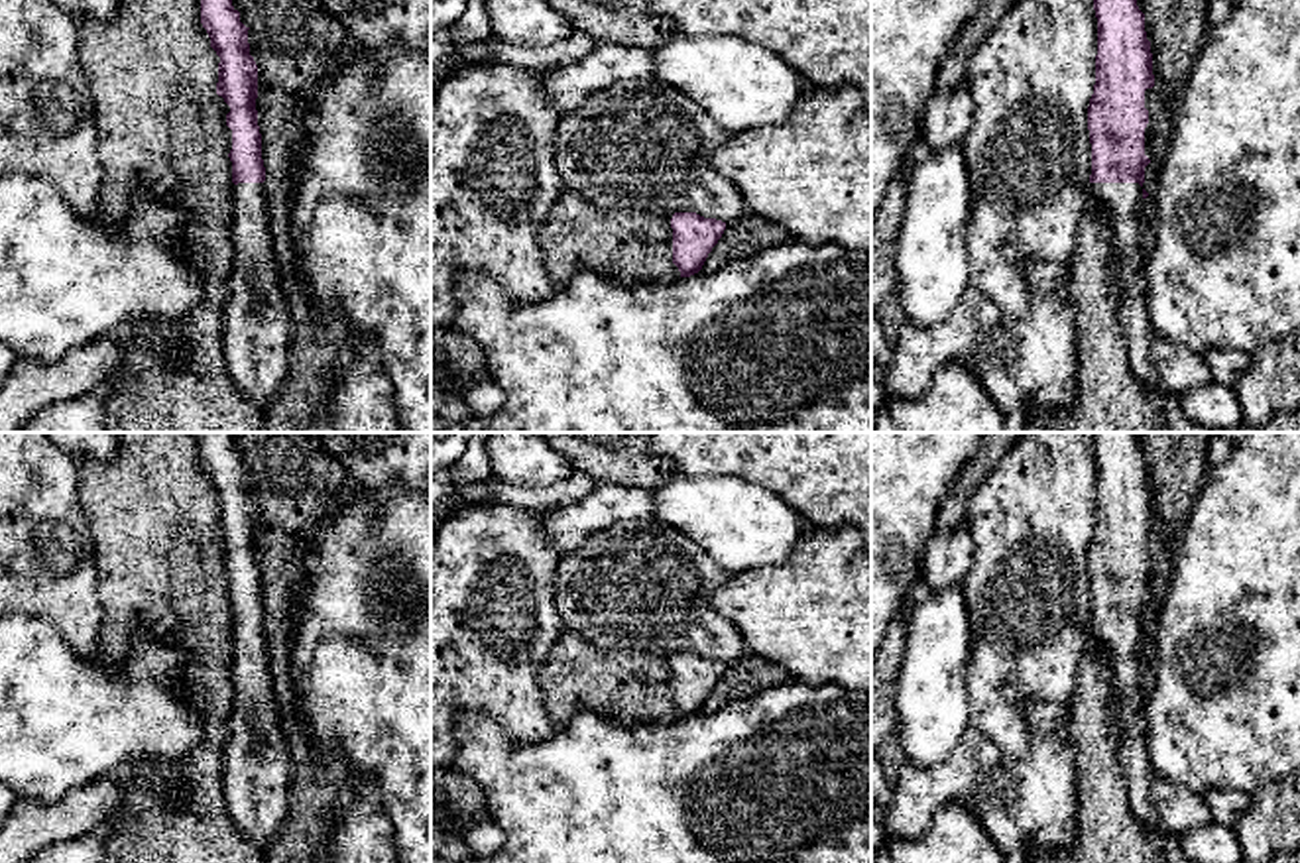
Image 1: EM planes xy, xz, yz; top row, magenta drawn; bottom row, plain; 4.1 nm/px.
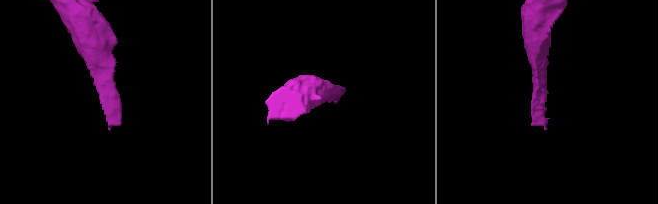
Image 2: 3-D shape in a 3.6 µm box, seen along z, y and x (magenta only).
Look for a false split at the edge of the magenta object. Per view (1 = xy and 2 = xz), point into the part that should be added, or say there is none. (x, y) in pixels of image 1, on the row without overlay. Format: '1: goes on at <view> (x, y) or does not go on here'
1: goes on at xy (258, 769)
2: does not go on here

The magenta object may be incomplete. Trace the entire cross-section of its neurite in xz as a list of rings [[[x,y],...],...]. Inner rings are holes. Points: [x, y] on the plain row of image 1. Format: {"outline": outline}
{"outline": [[[675,653],[673,668],[673,704],[680,718],[698,714],[726,670],[726,662],[704,659],[696,653]]]}

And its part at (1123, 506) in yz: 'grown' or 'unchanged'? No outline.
grown

